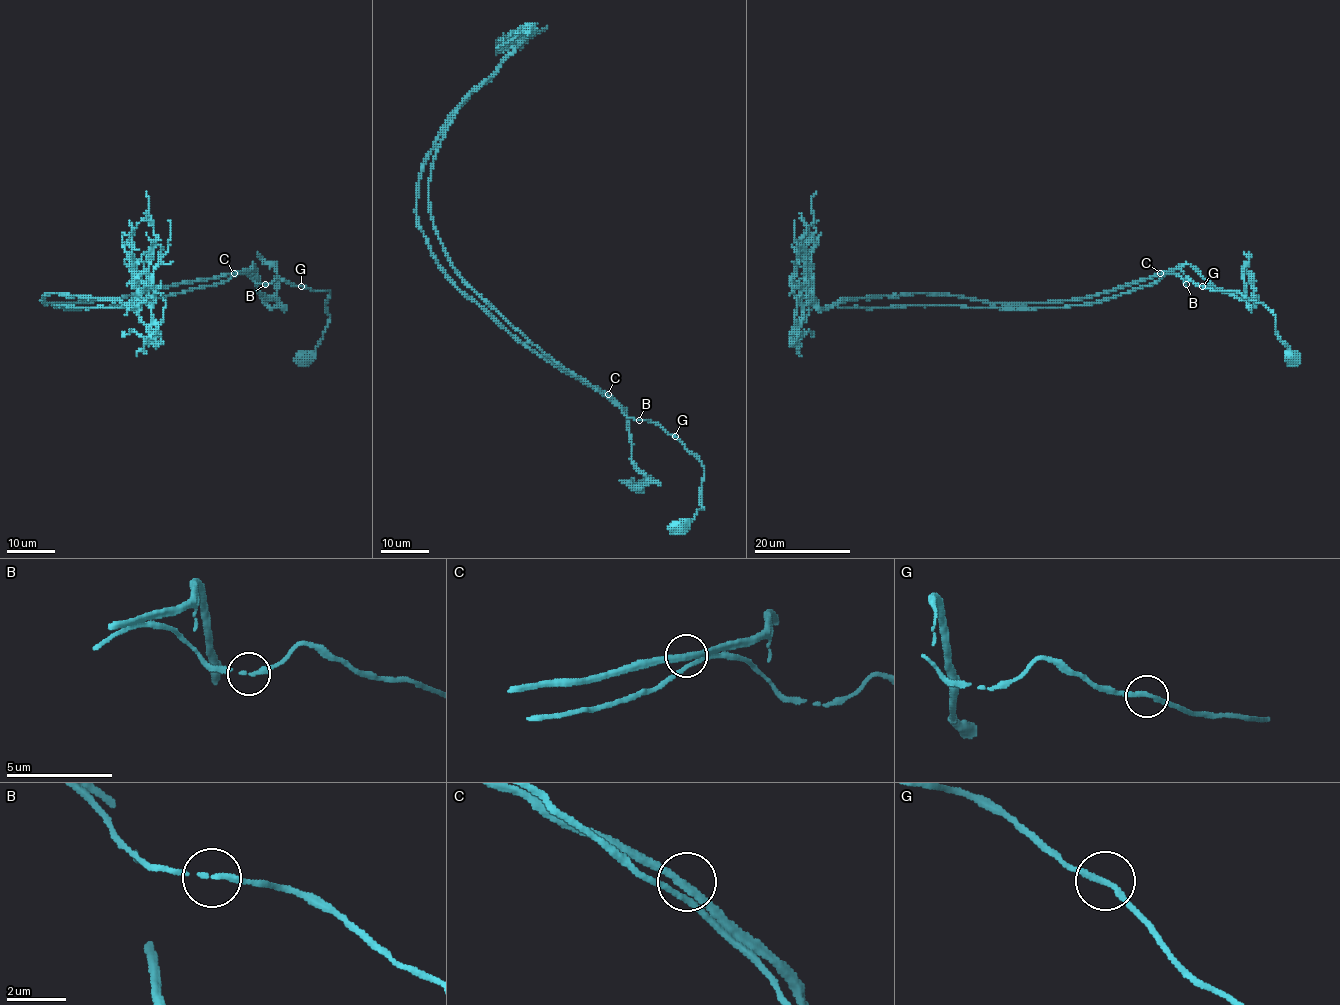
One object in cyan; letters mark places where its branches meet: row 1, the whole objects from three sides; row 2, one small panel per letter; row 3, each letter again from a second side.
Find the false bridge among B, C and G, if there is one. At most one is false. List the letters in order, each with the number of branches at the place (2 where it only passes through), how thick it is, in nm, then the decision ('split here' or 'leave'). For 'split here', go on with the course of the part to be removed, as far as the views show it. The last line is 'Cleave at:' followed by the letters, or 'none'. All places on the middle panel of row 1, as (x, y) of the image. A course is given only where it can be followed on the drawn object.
B: 2 | 170 nm | leave
C: 2 | 280 nm | leave
G: 2 | 200 nm | leave
Cleave at: none

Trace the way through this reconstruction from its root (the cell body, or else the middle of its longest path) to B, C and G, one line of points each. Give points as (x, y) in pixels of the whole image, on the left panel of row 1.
B: (102, 307), (144, 303), (221, 284), (240, 273), (265, 284)
C: (102, 307), (144, 303), (221, 284), (234, 273)
G: (102, 307), (144, 303), (221, 284), (240, 273), (248, 274), (257, 283), (270, 284), (281, 278), (302, 286)

